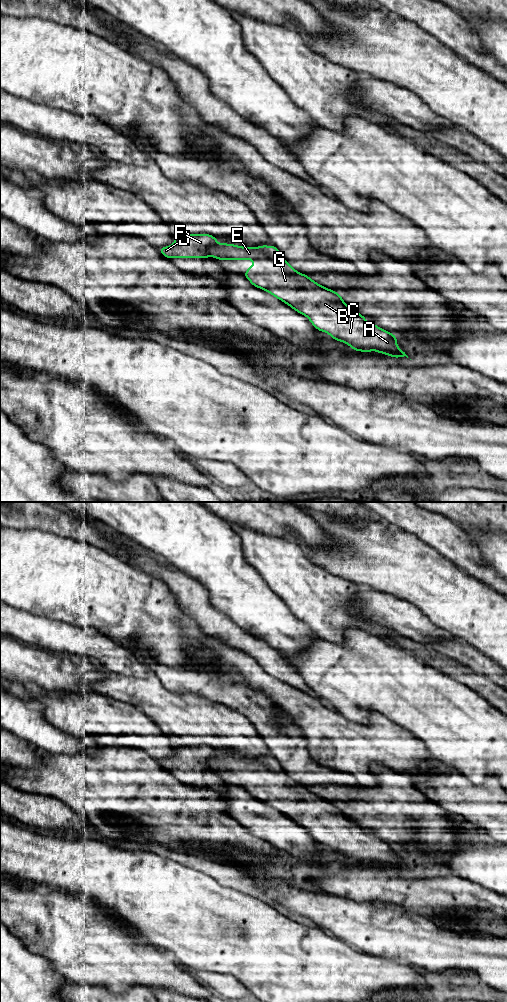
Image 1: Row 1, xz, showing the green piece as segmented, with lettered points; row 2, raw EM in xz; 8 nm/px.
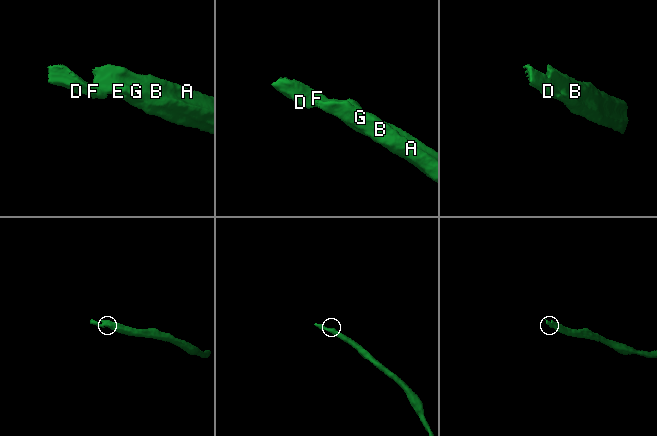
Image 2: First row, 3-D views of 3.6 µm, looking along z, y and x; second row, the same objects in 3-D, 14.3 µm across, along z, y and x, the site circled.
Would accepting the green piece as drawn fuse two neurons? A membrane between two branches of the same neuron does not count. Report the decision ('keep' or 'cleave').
cleave

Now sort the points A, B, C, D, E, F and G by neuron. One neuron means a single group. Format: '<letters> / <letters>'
A B C E G / D F

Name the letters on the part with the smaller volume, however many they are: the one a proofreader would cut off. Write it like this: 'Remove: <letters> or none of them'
Remove: D, F

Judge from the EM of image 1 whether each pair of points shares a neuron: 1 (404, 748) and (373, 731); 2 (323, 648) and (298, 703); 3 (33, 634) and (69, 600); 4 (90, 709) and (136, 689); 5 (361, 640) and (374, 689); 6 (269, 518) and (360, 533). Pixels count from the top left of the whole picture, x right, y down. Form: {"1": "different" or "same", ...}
{"1": "same", "2": "different", "3": "different", "4": "different", "5": "same", "6": "different"}

